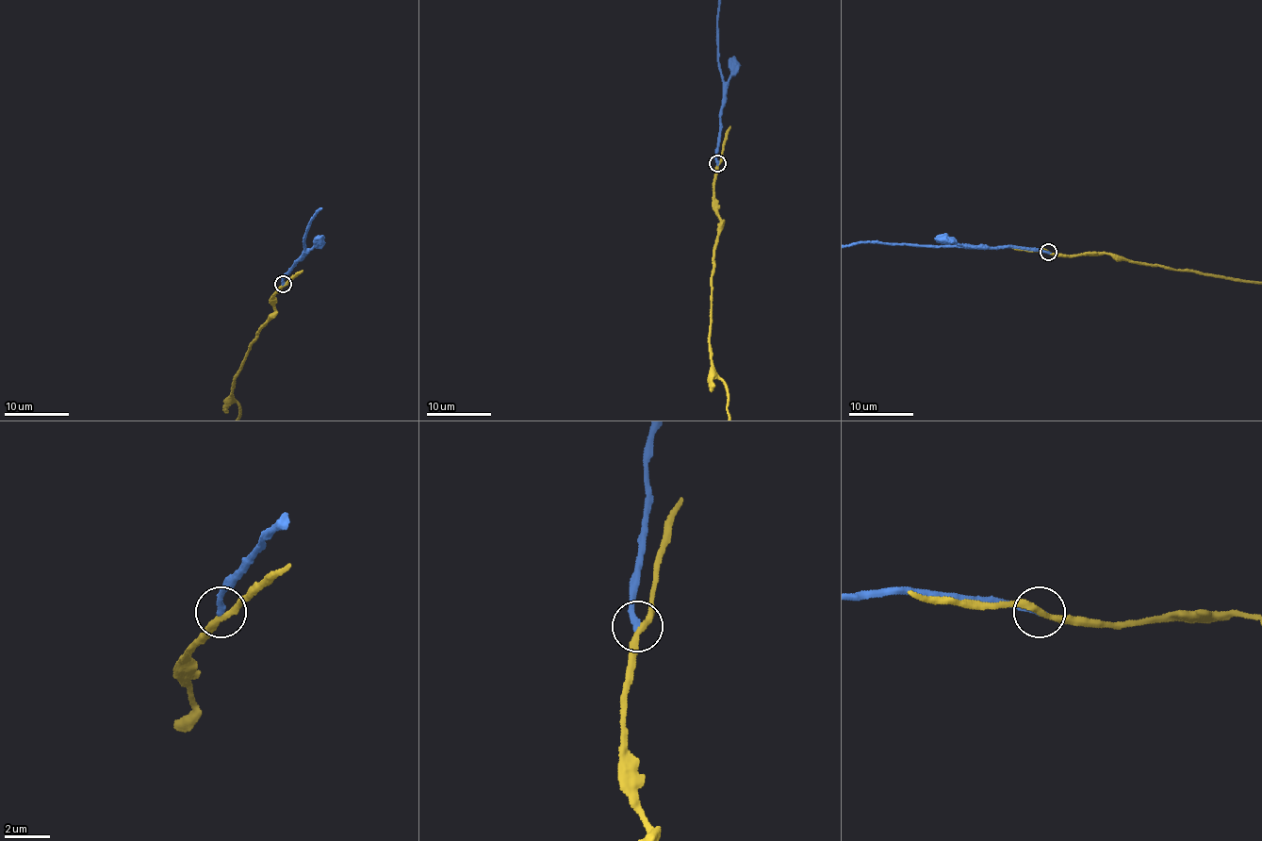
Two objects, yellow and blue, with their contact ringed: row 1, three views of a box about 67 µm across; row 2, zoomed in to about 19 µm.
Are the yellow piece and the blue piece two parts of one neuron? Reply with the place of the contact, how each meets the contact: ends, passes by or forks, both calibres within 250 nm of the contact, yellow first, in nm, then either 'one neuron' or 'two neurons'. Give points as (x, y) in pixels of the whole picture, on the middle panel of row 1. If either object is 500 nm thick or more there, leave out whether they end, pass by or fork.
place (717, 163); yellow passes by; blue ends; calibres 240 and 280 nm; two neurons

